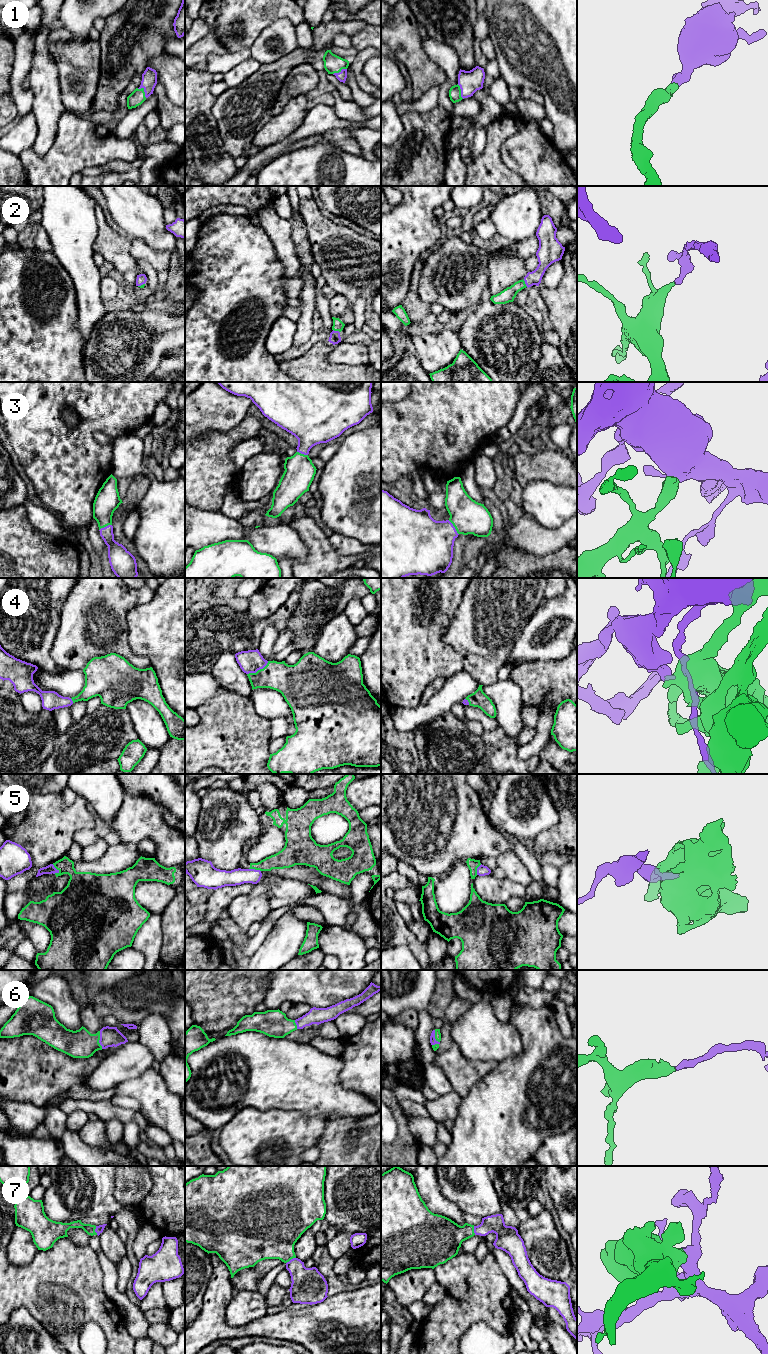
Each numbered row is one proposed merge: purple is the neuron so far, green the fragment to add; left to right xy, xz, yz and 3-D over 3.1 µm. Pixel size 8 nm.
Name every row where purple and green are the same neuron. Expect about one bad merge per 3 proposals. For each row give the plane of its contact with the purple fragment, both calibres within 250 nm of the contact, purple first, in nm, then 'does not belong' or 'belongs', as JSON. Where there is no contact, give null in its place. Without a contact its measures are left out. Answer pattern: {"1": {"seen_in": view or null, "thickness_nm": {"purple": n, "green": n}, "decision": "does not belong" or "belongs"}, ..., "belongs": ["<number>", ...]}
{"1": {"seen_in": "xy", "thickness_nm": {"purple": 130, "green": 120}, "decision": "belongs"}, "2": {"seen_in": "yz", "thickness_nm": {"purple": 120, "green": 110}, "decision": "belongs"}, "3": {"seen_in": "yz", "thickness_nm": {"purple": 400, "green": 280}, "decision": "belongs"}, "4": {"seen_in": "xz", "thickness_nm": {"purple": 180, "green": 240}, "decision": "belongs"}, "5": {"seen_in": "xy", "thickness_nm": {"purple": 70, "green": 240}, "decision": "does not belong"}, "6": {"seen_in": "yz", "thickness_nm": {"purple": 50, "green": 50}, "decision": "belongs"}, "7": {"seen_in": "xz", "thickness_nm": {"purple": 280, "green": 380}, "decision": "belongs"}, "belongs": ["1", "2", "3", "4", "6", "7"]}

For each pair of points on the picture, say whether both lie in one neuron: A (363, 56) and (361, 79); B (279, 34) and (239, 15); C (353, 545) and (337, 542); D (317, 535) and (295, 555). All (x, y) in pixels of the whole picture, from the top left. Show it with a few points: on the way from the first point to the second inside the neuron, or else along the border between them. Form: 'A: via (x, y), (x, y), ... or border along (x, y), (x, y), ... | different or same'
A: via (358, 62), (358, 73) | same
B: border along (287, 18), (278, 18), (268, 24), (251, 46) | different
C: via (349, 545), (341, 543) | same
D: border along (290, 527), (307, 547), (307, 557), (303, 562) | different

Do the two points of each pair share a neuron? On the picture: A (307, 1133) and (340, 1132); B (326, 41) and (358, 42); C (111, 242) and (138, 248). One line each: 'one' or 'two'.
A: two
B: two
C: two

